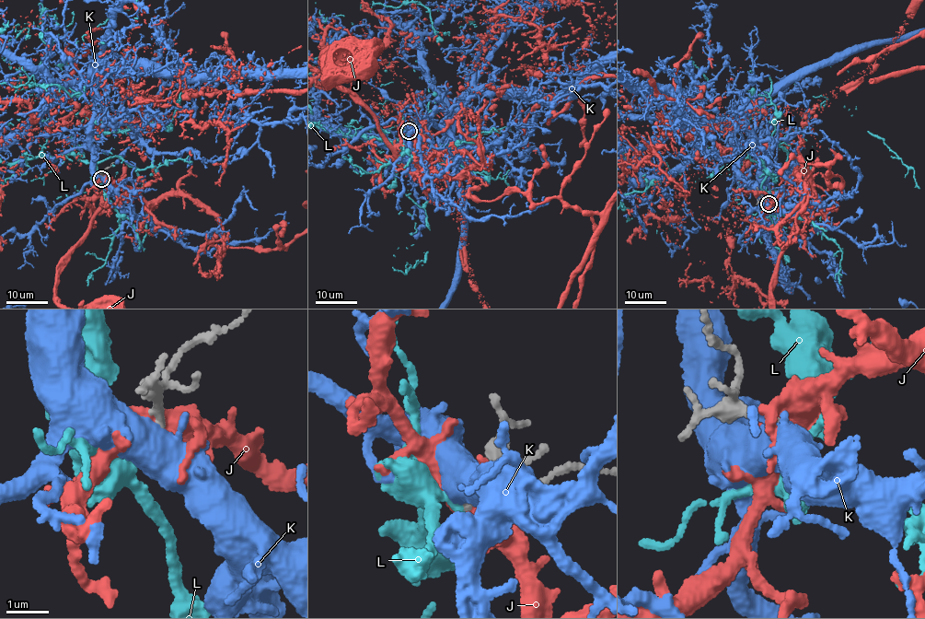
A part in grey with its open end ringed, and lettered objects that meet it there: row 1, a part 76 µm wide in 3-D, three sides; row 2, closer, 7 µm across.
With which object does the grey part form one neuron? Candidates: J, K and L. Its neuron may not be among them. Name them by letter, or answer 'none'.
none

